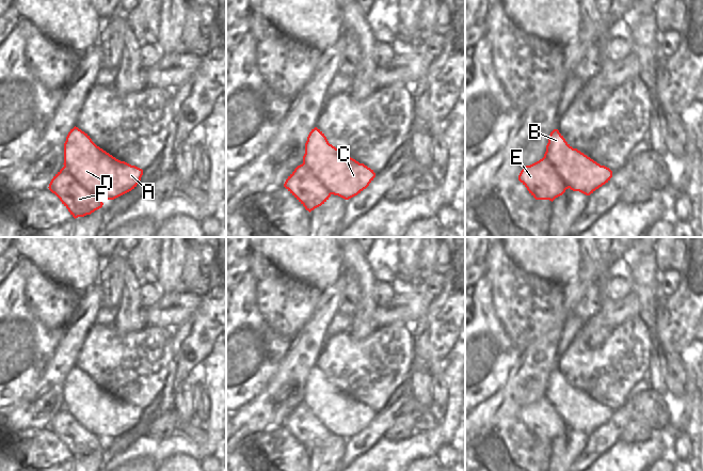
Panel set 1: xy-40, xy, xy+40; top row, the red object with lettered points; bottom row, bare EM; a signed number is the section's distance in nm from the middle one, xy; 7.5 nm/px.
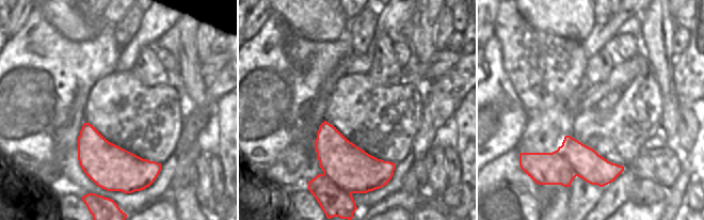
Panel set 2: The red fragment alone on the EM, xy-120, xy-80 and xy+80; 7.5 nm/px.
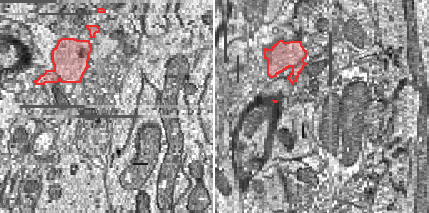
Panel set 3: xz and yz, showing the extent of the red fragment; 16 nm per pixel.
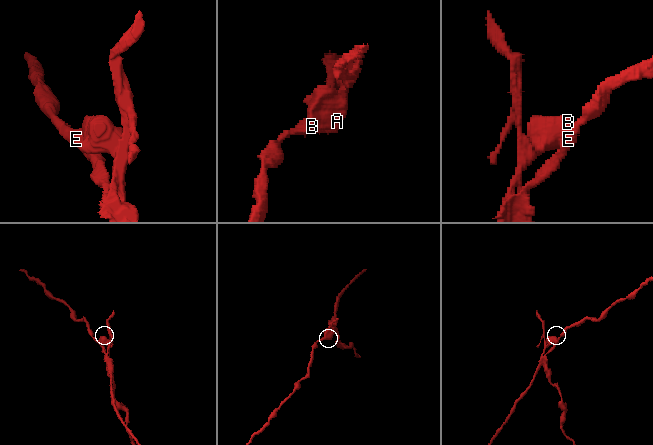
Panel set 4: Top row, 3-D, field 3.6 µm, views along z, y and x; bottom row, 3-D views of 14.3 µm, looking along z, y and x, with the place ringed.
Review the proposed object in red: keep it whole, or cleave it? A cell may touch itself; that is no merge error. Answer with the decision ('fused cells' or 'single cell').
fused cells

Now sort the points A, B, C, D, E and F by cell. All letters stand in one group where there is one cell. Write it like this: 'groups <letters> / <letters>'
groups A B C D / E F

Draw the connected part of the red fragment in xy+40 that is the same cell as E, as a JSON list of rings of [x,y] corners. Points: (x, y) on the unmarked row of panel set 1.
[[[545,396],[530,405],[526,405],[521,410],[518,420],[536,439],[549,439],[553,441],[569,428],[557,409]]]

